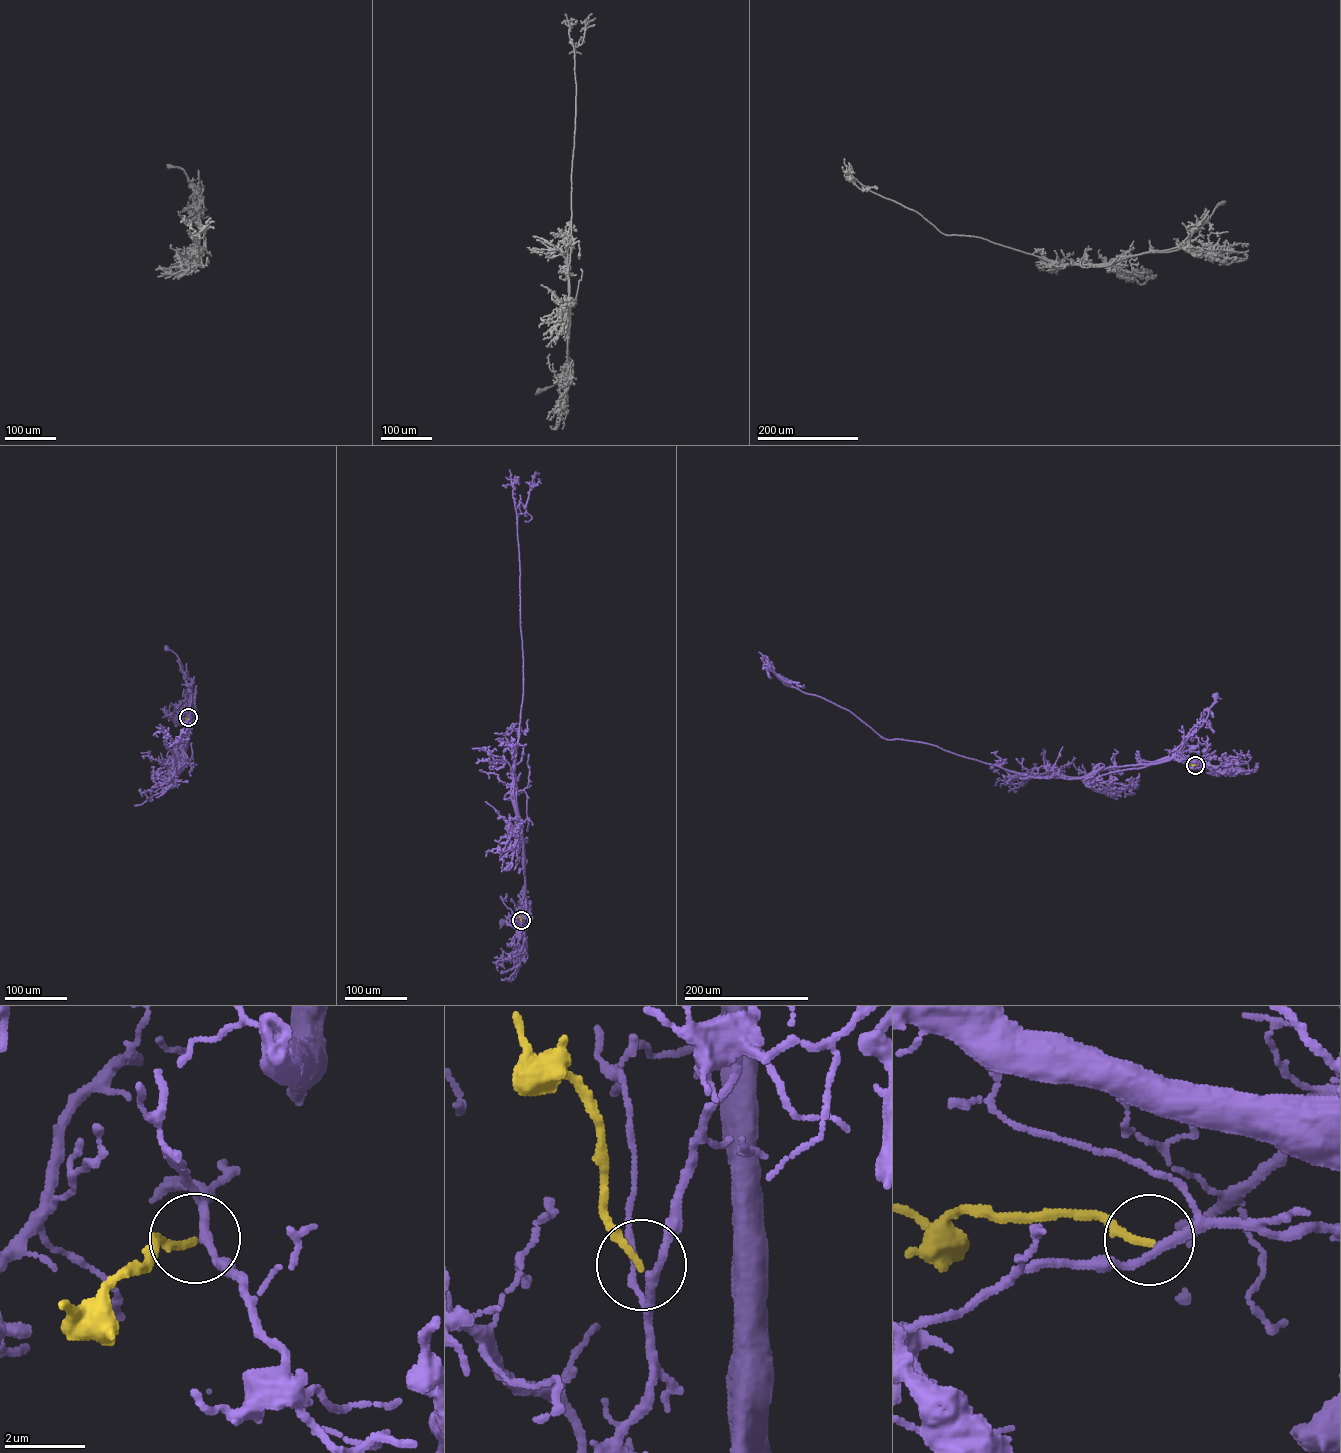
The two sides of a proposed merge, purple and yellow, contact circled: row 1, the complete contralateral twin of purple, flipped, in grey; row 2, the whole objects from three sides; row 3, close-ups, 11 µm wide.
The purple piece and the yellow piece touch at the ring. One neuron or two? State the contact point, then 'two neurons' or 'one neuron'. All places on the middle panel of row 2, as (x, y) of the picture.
place (521, 920); one neuron

